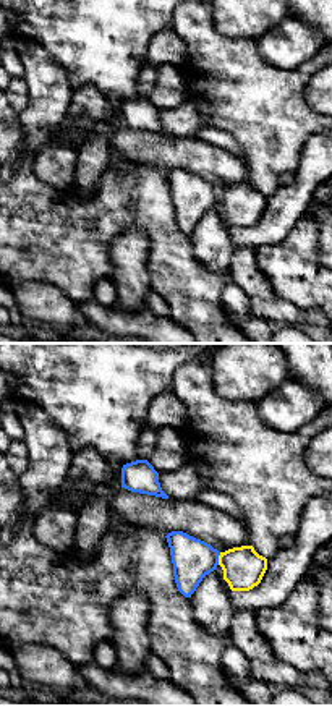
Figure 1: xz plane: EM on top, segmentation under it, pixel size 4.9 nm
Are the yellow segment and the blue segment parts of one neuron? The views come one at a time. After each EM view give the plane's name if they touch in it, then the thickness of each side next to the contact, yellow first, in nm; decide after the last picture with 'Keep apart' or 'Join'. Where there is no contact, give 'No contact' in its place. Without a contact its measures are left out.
Touches yellow in xz. Thickness 200 nm (yellow) against 200 nm

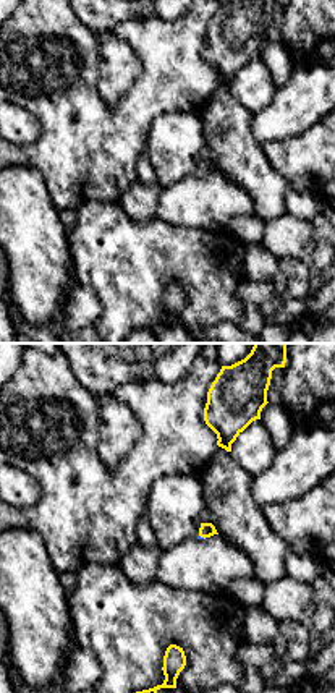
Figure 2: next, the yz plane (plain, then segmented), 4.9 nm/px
Touches yellow in yz. Thickness 70 nm (yellow) against 20 nm

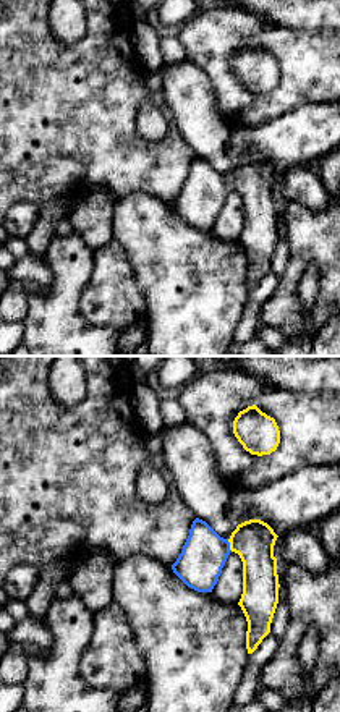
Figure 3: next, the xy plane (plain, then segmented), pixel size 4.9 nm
Touches yellow in xy. Thickness 200 nm (yellow) against 220 nm

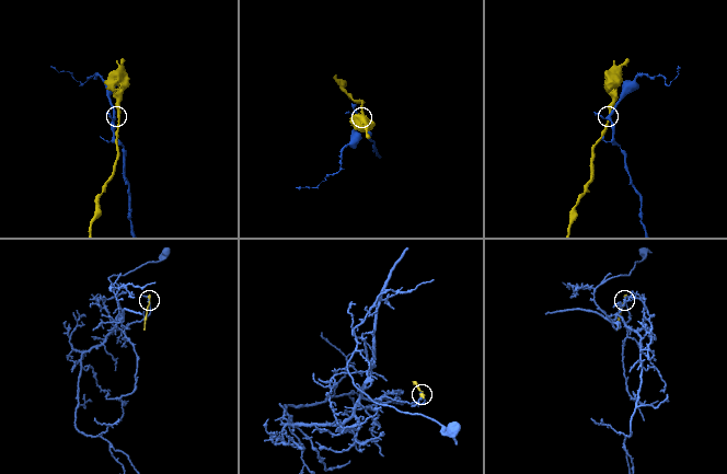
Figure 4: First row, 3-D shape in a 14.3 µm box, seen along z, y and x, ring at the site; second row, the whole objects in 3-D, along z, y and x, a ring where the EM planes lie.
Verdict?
Keep apart

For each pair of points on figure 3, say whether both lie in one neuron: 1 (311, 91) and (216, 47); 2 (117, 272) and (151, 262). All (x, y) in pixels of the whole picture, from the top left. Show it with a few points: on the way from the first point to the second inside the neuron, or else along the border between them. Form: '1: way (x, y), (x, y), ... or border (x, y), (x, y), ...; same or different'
1: way (297, 65), (267, 36), (242, 34); same
2: border (114, 238), (123, 250), (146, 303); different

